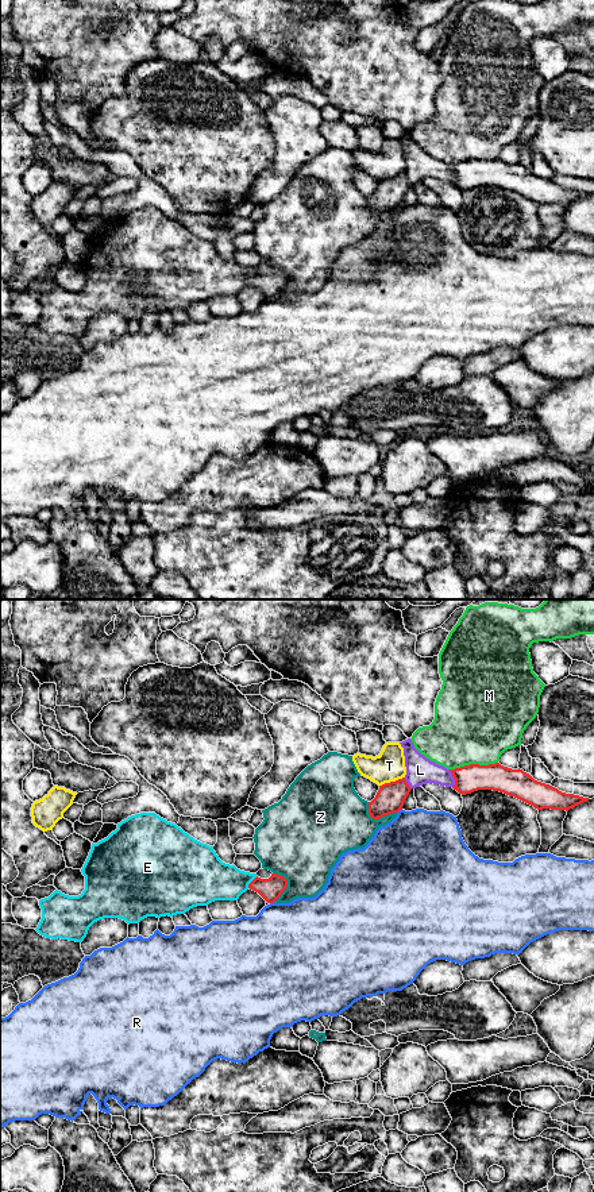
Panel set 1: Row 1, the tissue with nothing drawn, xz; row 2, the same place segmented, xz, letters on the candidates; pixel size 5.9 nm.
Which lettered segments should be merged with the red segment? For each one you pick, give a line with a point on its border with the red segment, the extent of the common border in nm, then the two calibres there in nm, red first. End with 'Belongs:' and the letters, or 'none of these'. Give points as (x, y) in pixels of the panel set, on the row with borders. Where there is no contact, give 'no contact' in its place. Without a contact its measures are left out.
E: contact xz (251, 882); length 90 nm; calibres 140 and 260 nm
Belongs: E

